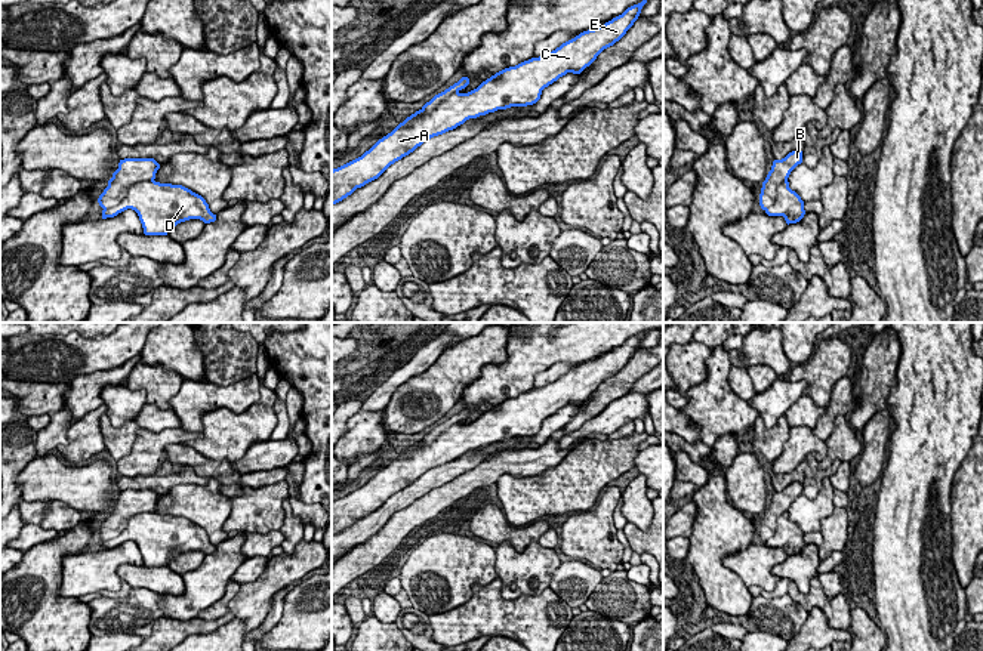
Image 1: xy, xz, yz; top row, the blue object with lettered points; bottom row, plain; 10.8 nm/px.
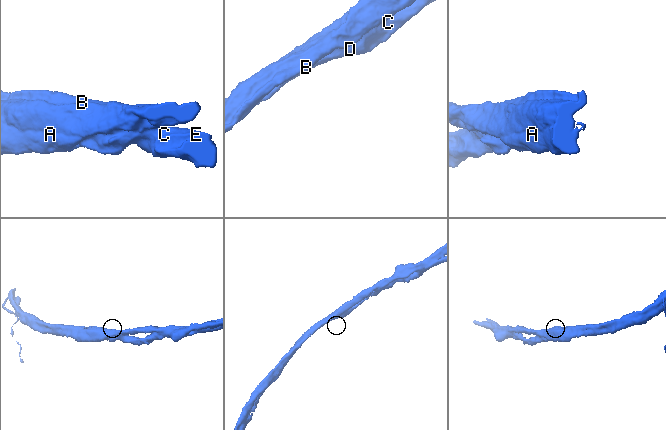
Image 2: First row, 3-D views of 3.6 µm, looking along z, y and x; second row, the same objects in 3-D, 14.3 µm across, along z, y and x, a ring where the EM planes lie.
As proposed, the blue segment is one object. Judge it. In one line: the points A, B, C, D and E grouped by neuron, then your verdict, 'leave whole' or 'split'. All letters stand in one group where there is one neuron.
A C D E / B; split

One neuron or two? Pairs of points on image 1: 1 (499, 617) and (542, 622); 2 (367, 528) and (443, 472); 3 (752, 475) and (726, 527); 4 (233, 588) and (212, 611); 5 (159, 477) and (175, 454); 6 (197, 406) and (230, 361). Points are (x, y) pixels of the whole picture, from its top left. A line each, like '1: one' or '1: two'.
1: one
2: one
3: two
4: one
5: two
6: two

